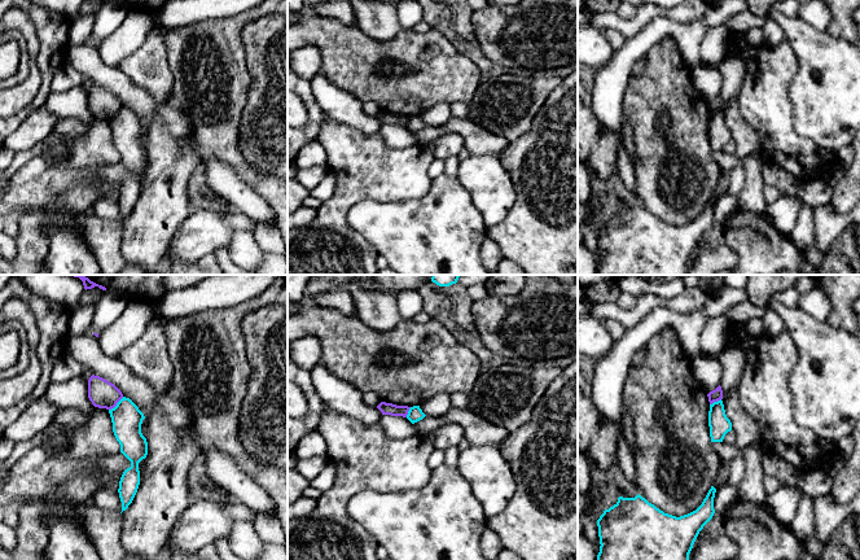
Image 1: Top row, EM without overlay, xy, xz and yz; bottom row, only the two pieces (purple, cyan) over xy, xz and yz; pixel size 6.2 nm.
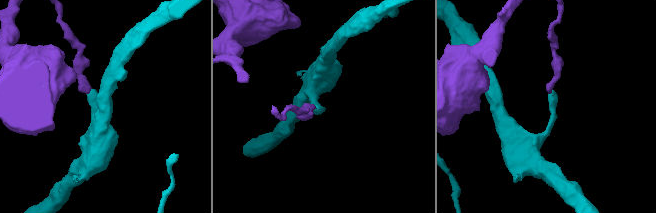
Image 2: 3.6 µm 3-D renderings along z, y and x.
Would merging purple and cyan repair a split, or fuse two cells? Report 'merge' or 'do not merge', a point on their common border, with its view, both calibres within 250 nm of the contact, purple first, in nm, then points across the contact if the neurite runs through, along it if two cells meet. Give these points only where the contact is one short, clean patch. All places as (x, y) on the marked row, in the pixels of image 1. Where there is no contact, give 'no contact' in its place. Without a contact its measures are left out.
do not merge; meets purple in xy at (115, 405); 170 nm thick on the purple side, 190 nm on the other; border along xy (123, 397), (109, 410)

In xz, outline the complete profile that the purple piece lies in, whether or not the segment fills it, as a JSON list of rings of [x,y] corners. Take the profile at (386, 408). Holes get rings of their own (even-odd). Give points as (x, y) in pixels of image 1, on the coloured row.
[[[381,402],[377,408],[382,412],[382,415],[391,415],[391,416],[403,416],[407,417],[408,411],[411,407],[408,406],[396,406],[392,403]]]

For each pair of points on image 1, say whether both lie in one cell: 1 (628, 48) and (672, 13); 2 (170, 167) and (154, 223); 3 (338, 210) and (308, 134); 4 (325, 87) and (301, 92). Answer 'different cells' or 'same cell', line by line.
1: different cells
2: same cell
3: different cells
4: different cells

